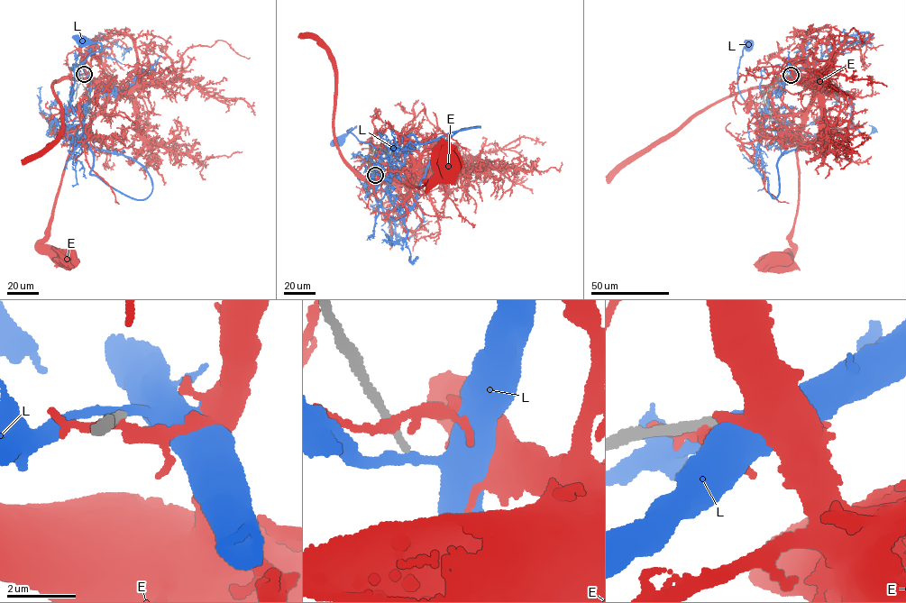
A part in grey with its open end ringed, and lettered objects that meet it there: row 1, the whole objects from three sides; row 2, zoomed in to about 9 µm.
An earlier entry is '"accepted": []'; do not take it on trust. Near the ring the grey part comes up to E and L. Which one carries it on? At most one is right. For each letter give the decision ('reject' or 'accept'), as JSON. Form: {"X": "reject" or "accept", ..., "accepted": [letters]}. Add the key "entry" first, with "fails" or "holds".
{"entry": "holds", "E": "reject", "L": "reject", "accepted": []}

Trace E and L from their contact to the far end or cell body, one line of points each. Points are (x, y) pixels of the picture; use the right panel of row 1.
E: (789, 75), (801, 79), (810, 89), (811, 104), (797, 144), (800, 194), (791, 247), (782, 261), (780, 260)
L: (791, 75), (768, 99), (766, 118), (758, 121), (746, 105), (738, 86), (740, 58), (748, 43)

